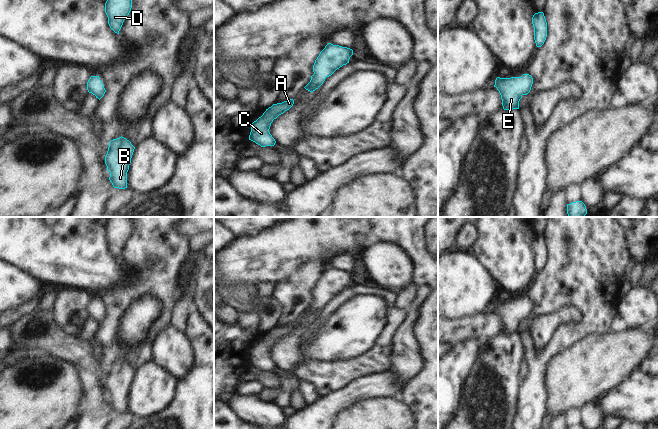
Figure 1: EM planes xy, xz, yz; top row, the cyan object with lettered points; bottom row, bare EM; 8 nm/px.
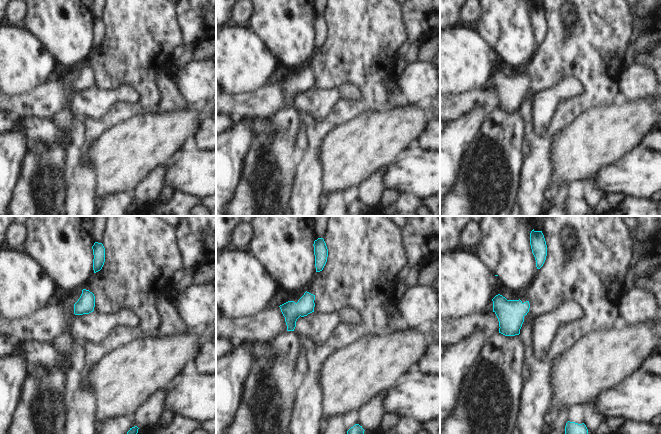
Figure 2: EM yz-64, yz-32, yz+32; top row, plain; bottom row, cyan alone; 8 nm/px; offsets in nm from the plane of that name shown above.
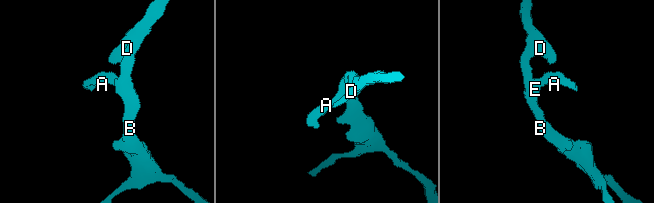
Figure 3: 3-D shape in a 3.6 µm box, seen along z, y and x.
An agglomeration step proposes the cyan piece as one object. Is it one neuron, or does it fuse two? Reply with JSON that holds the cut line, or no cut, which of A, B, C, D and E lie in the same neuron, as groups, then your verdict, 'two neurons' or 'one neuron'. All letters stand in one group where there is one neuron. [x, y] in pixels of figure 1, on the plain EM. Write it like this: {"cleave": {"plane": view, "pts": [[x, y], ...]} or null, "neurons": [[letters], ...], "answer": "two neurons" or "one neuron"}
{"cleave": null, "neurons": [["A", "B", "C", "D", "E"]], "answer": "one neuron"}

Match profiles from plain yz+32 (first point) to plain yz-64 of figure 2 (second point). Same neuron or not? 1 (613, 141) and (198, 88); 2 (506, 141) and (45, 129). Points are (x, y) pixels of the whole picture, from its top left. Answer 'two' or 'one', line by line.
1: two
2: two

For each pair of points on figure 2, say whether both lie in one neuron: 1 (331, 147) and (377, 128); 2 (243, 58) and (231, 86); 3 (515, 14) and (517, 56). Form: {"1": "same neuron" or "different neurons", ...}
{"1": "same neuron", "2": "same neuron", "3": "same neuron"}

